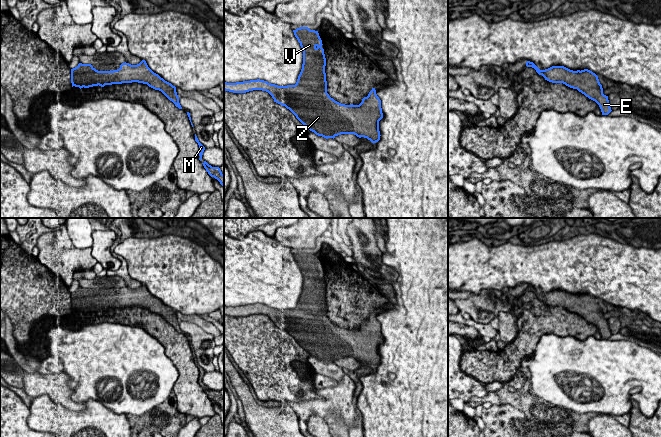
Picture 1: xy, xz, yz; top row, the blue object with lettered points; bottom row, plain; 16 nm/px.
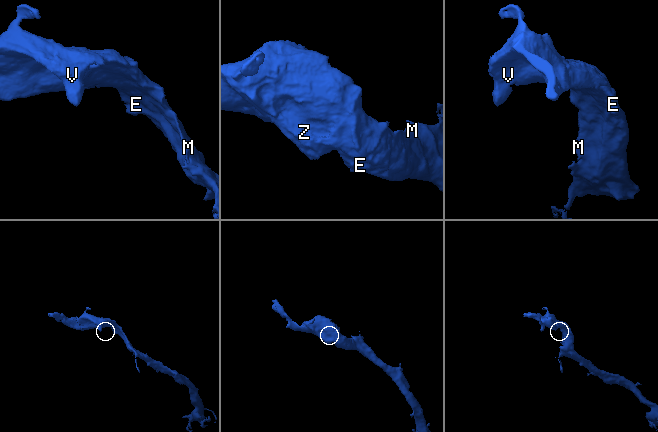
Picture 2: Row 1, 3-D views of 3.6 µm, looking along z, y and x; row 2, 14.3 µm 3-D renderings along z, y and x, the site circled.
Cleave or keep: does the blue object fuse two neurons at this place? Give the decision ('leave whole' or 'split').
leave whole

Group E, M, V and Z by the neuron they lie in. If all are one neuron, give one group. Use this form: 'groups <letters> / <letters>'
groups E M V Z

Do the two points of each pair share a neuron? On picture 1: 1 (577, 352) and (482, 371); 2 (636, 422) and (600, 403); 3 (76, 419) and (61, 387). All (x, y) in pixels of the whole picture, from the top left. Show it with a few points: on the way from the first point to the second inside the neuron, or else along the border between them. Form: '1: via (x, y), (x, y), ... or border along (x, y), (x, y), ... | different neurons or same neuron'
1: border along (536, 345), (520, 365) | different neurons
2: border along (629, 399), (633, 399), (640, 410), (650, 417) | different neurons
3: border along (52, 399), (71, 410), (86, 409) | different neurons

